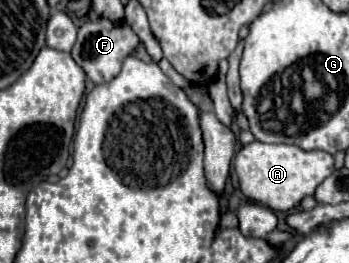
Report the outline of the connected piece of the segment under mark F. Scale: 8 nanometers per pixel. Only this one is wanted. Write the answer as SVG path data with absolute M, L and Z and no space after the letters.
M97 19L97 21L87 21L85 25L79 27L77 43L71 49L71 55L77 65L81 65L87 73L87 77L101 85L109 83L109 79L115 79L121 73L121 63L125 57L133 55L137 45L139 45L137 33L131 29L127 21L111 21L111 19Z

